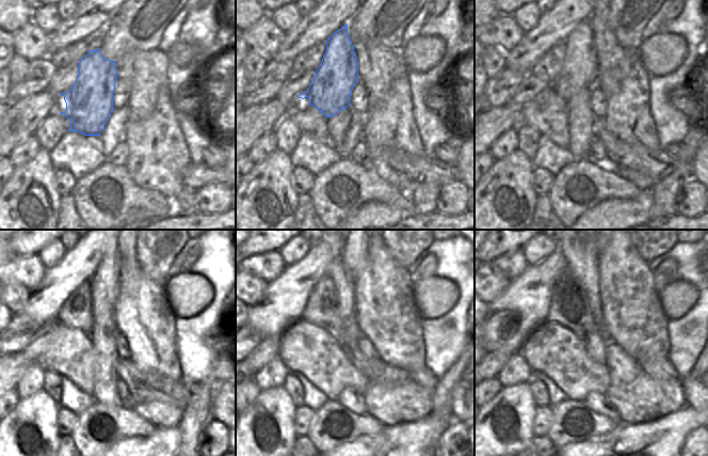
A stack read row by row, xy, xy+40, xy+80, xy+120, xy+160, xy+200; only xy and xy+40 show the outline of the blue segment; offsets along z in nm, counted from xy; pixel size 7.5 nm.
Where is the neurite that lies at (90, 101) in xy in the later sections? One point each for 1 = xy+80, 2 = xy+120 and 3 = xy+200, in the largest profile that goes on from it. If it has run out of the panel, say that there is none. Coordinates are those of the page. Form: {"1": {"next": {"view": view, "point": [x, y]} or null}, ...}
{"1": {"next": {"view": "xy+80", "point": [579, 69]}}, "2": {"next": {"view": "xy+120", "point": [103, 283]}}, "3": {"next": {"view": "xy+200", "point": [598, 251]}}}

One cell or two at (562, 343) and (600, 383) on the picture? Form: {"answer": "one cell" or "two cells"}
{"answer": "one cell"}

